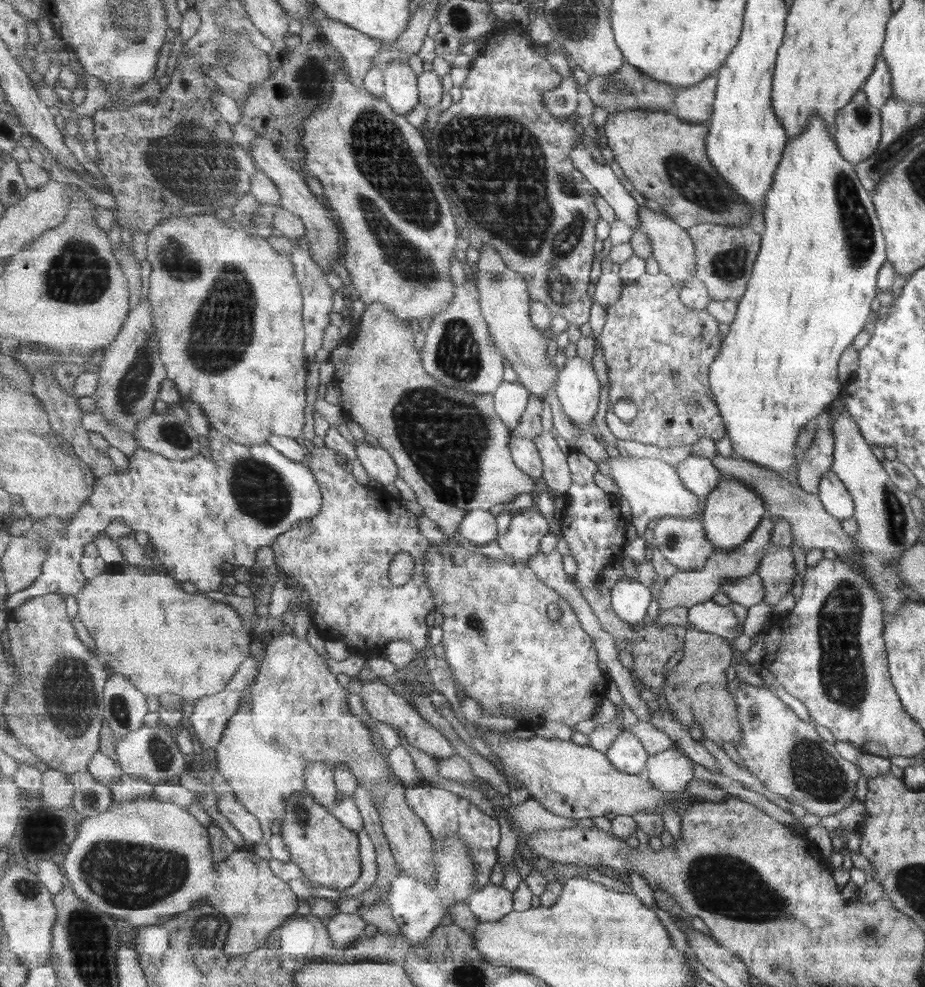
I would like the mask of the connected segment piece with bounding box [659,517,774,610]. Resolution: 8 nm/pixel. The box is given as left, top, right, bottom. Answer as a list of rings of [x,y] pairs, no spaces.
[[[769,517],[763,518],[762,522],[754,528],[751,536],[747,537],[747,541],[739,547],[732,548],[732,550],[715,550],[711,558],[707,561],[703,570],[700,571],[685,571],[680,570],[677,574],[670,576],[661,588],[661,595],[659,597],[659,610],[661,608],[673,608],[674,606],[692,606],[711,601],[711,596],[718,591],[721,581],[730,578],[746,577],[756,572],[759,561],[764,555],[766,546],[770,542],[770,533],[772,532],[773,523]]]

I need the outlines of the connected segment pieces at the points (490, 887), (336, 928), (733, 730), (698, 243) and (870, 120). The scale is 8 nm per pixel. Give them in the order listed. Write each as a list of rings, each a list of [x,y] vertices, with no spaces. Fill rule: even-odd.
[[[488,883],[482,890],[471,893],[467,901],[482,922],[497,922],[513,912],[513,892],[497,884]]]
[[[337,913],[326,921],[326,925],[335,946],[339,948],[353,946],[369,926],[368,922],[357,913]]]
[[[689,624],[686,627],[686,645],[681,653],[679,666],[670,666],[667,671],[664,694],[676,720],[685,726],[700,724],[705,737],[721,748],[724,743],[737,742],[742,730],[736,719],[736,704],[733,694],[727,690],[725,671],[733,663],[731,647],[727,639],[710,632],[703,632]]]
[[[696,224],[688,230],[694,240],[699,270],[697,278],[706,285],[712,300],[739,302],[745,293],[752,265],[760,247],[760,236],[750,227],[730,227],[721,224]]]
[[[861,89],[837,111],[831,137],[841,158],[852,164],[869,158],[877,148],[880,111],[867,102]]]

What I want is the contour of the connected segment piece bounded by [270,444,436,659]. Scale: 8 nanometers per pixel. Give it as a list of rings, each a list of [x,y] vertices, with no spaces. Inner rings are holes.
[[[326,444],[312,448],[307,465],[314,472],[326,503],[314,519],[305,520],[284,532],[270,548],[275,553],[275,565],[309,594],[311,621],[318,634],[348,644],[353,652],[361,653],[365,659],[375,650],[383,652],[384,646],[395,640],[403,640],[417,650],[429,652],[430,628],[425,616],[436,610],[434,592],[426,577],[426,553],[431,550],[432,542],[422,533],[419,516],[410,512],[401,500],[389,495],[383,485],[361,484],[349,462],[341,464],[336,451]],[[403,552],[413,554],[415,572],[411,582],[397,586],[389,580],[390,568],[397,554]]]

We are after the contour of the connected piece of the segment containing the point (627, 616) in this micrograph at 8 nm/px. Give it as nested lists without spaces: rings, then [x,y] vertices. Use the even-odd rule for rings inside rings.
[[[624,575],[611,589],[614,611],[625,622],[641,627],[648,622],[647,608],[653,602],[651,589],[635,577]]]

